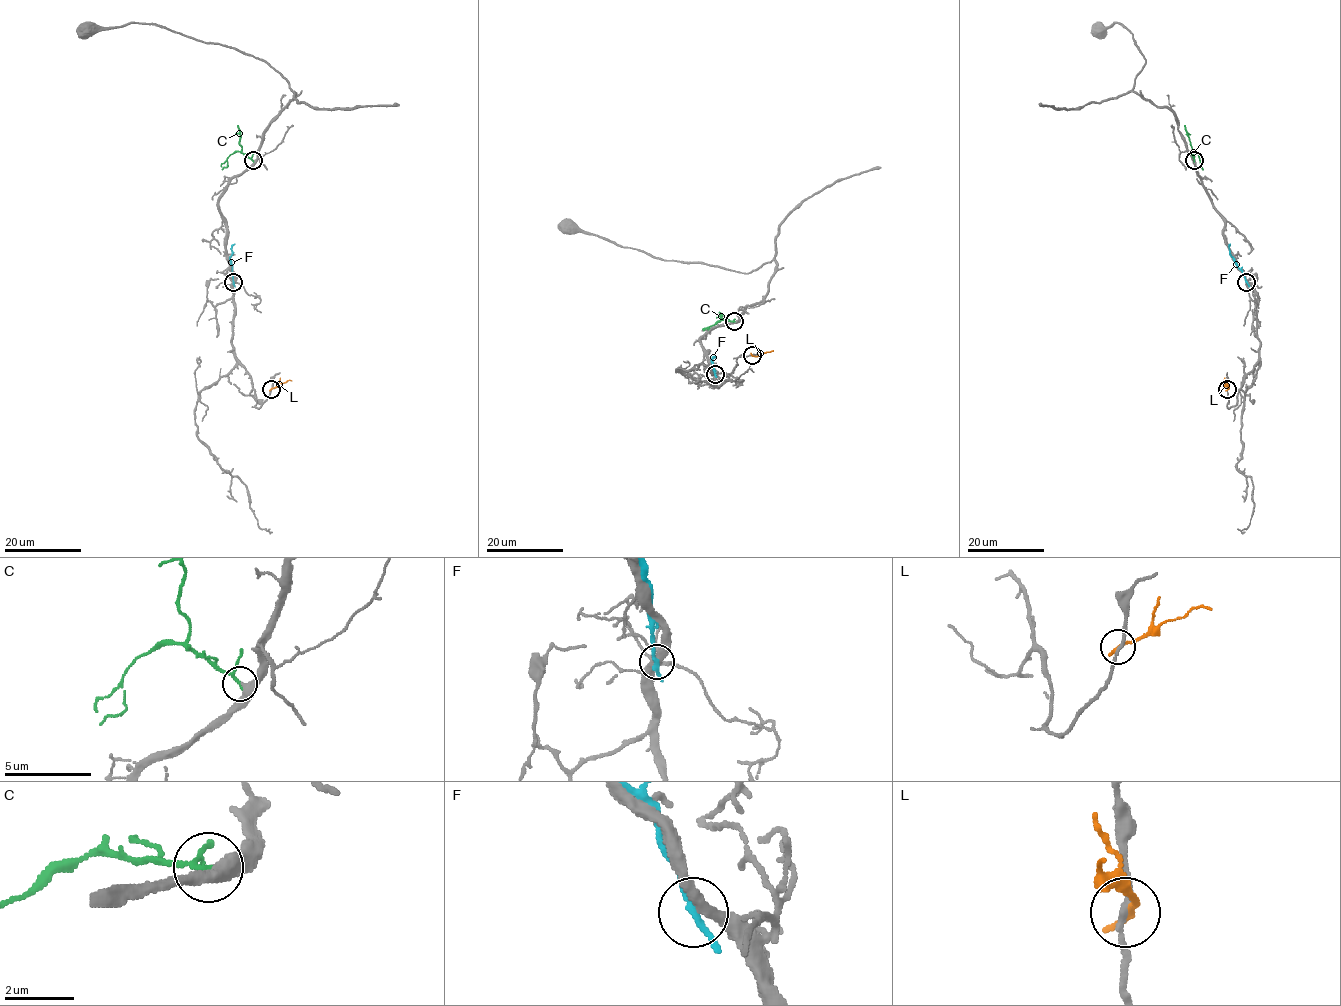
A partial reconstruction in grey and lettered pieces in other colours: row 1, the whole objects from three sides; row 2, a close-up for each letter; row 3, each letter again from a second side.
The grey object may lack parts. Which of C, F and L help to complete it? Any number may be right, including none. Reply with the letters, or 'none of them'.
C

